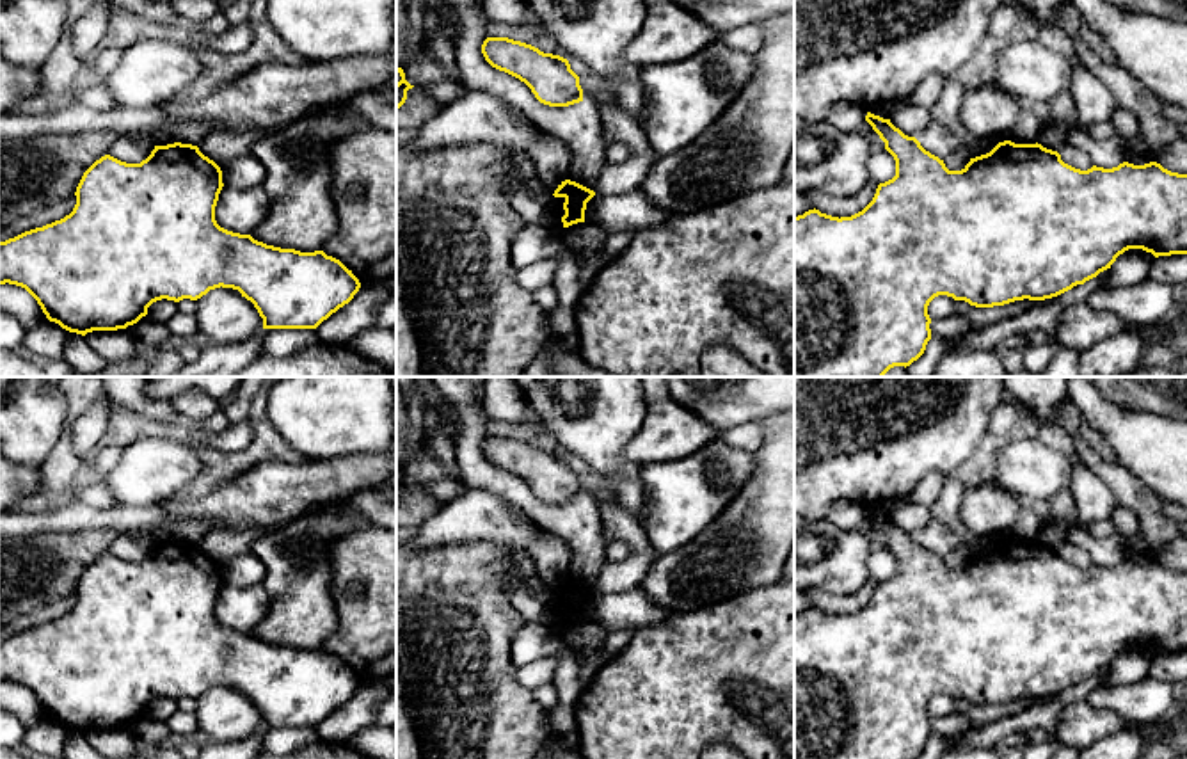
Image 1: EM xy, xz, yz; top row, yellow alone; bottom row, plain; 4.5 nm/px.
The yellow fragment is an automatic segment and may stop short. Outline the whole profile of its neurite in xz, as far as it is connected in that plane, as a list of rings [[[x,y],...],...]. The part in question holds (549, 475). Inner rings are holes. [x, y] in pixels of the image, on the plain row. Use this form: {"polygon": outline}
{"polygon": [[[487,435],[482,443],[485,459],[521,480],[549,505],[569,505],[583,499],[579,475],[567,457],[508,435]]]}

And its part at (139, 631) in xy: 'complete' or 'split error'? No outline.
complete

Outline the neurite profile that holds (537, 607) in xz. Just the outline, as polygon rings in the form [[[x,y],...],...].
[[[510,547],[514,567],[510,574],[521,583],[510,588],[512,606],[522,615],[524,622],[544,626],[560,635],[563,629],[562,615],[554,604],[554,595],[535,585],[537,567],[533,556],[524,549]]]

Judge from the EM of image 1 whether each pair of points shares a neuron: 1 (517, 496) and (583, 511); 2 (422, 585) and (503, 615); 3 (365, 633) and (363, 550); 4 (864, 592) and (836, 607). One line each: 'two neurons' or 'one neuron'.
1: one neuron
2: one neuron
3: one neuron
4: one neuron

